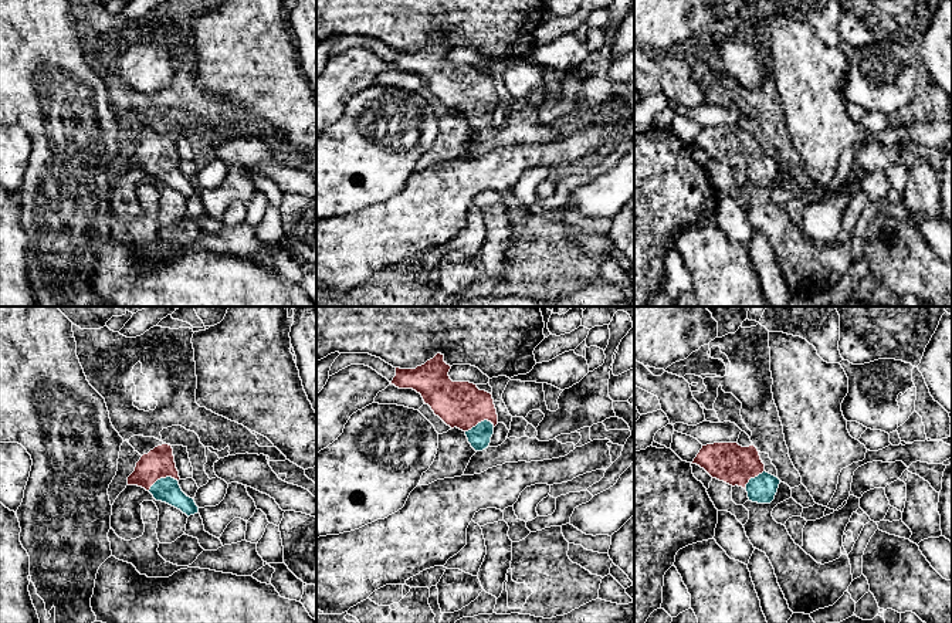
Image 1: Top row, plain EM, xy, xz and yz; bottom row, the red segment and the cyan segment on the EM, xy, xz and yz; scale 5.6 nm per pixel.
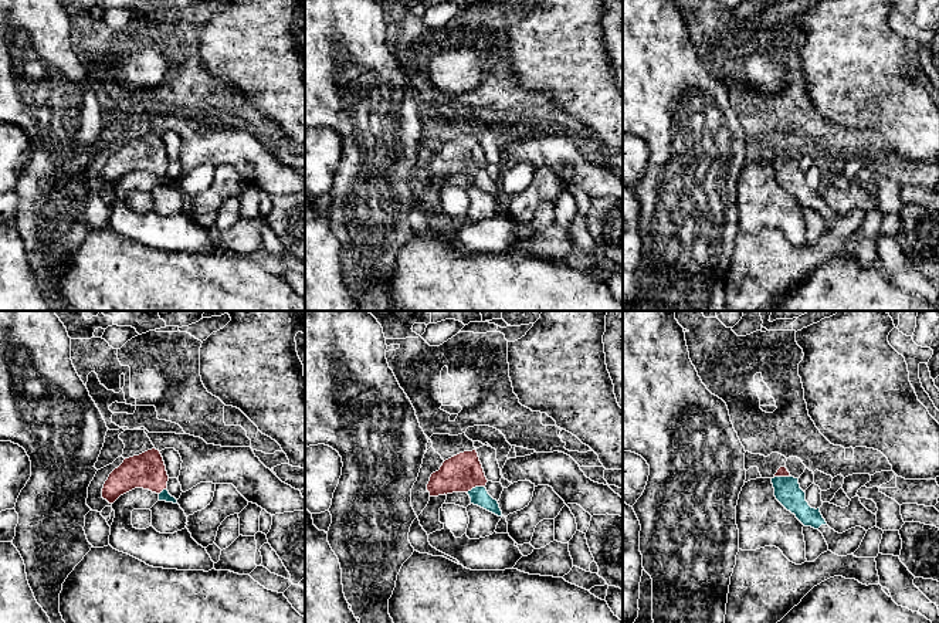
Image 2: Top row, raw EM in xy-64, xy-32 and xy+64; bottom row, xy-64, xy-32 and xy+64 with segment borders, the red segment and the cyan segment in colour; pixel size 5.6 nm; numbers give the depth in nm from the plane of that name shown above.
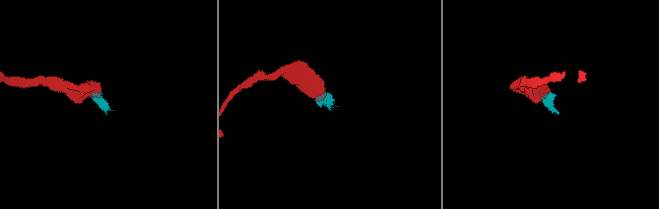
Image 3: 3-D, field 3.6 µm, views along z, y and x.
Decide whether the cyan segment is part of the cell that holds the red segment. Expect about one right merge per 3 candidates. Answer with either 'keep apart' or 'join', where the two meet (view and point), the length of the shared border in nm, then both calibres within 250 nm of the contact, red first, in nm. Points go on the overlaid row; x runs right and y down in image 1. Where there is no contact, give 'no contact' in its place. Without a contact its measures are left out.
join | xy (162, 477) | 190 nm | 180/140 nm

